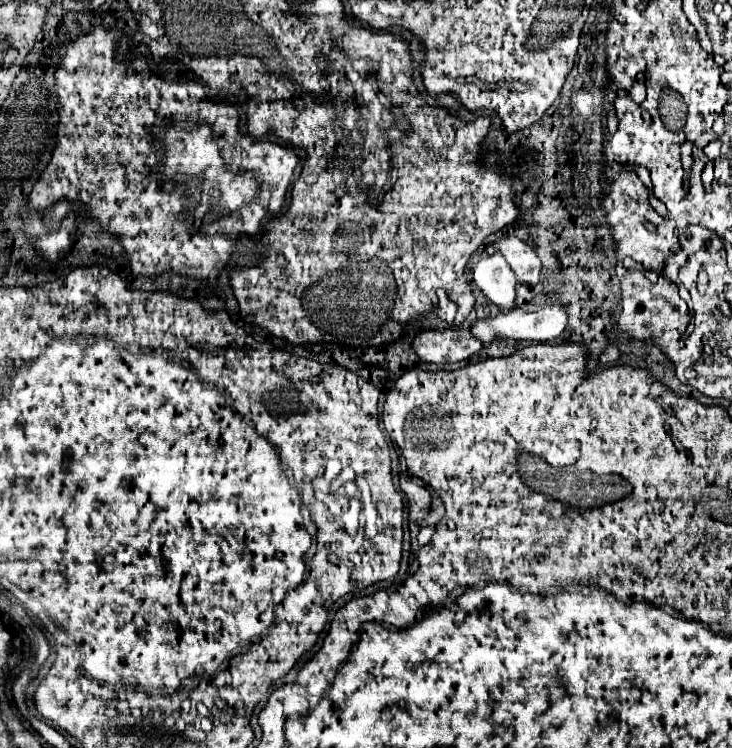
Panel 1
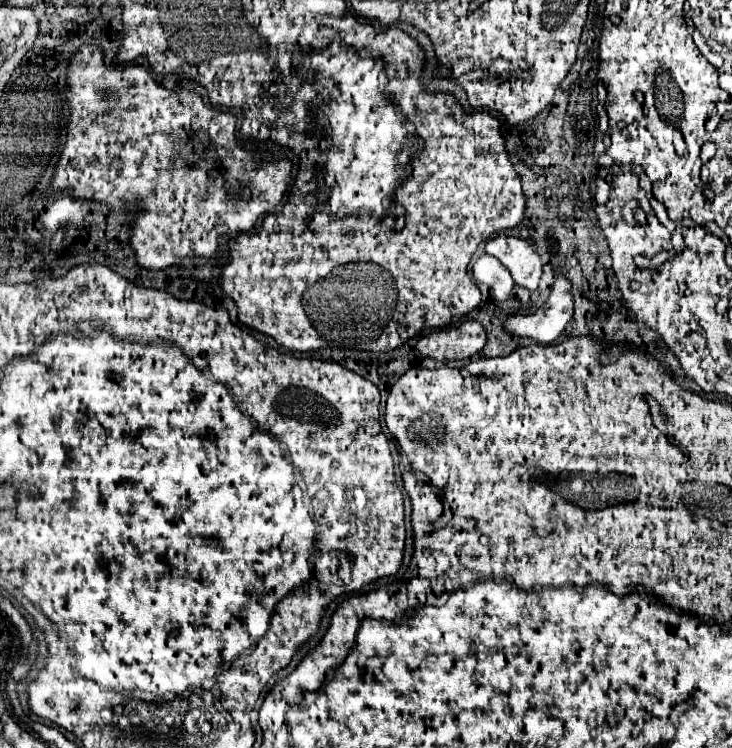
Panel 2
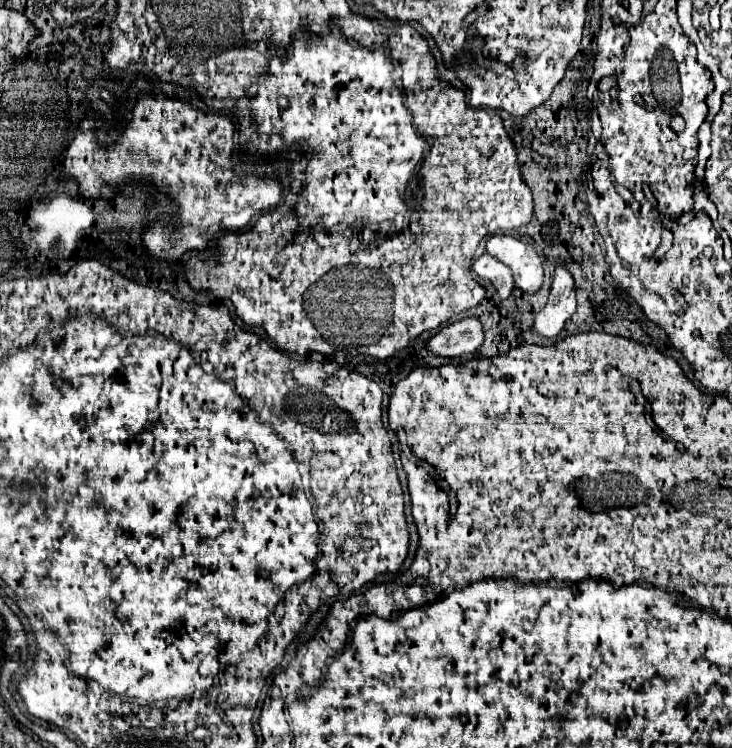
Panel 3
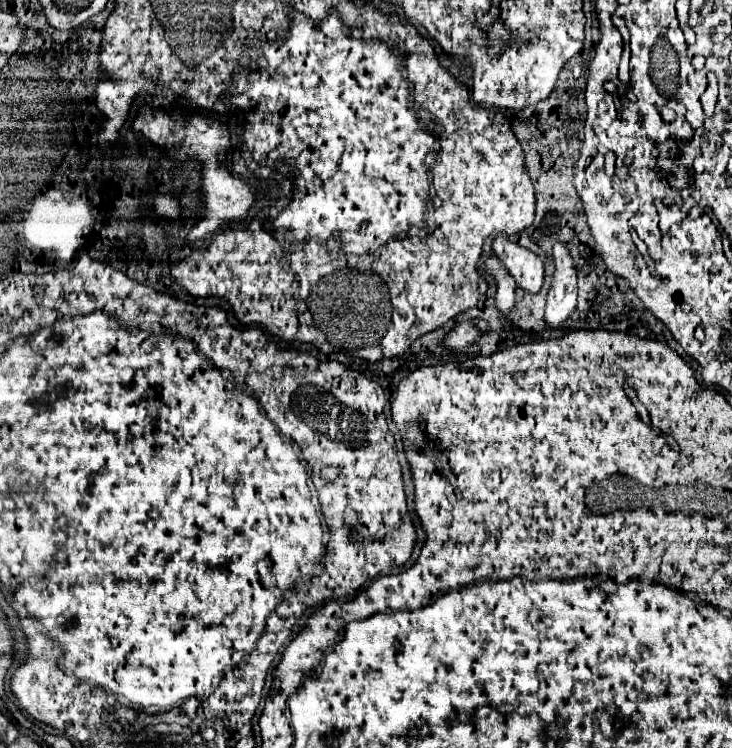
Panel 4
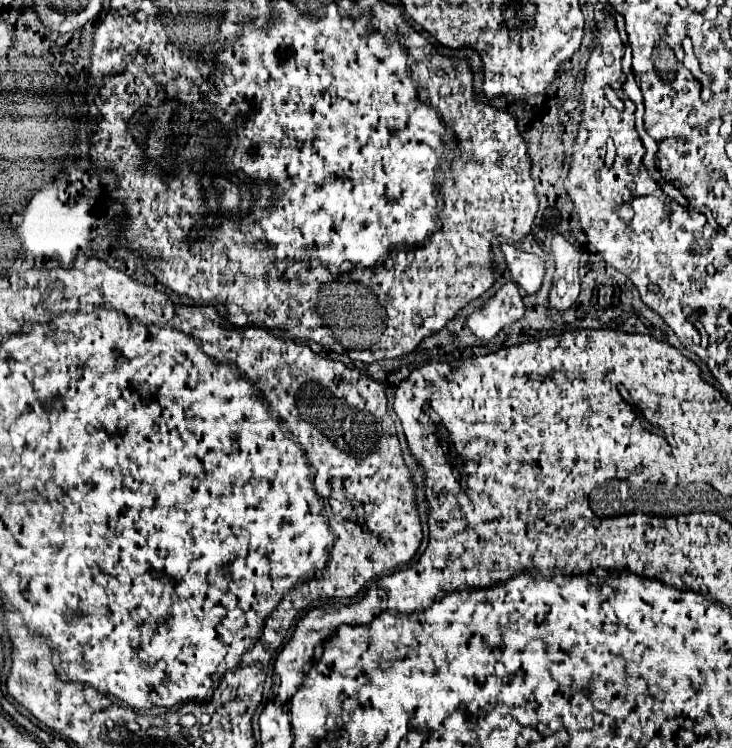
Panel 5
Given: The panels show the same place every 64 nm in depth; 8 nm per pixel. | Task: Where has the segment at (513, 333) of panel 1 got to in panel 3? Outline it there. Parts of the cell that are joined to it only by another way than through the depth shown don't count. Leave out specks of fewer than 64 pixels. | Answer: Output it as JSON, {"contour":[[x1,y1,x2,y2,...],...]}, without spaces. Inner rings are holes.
{"contour":[[558,266,550,288,550,298,546,306,536,314,532,330,542,338,554,340,574,312,576,312,574,280,564,266]]}

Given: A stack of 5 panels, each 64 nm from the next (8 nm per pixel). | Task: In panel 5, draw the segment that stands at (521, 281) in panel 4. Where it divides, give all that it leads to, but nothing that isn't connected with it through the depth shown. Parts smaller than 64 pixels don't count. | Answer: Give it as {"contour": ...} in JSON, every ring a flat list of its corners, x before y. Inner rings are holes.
{"contour":[[500,244,500,250,514,282,522,286,528,294,536,294,542,286,544,262,530,252,514,248,512,244]]}

